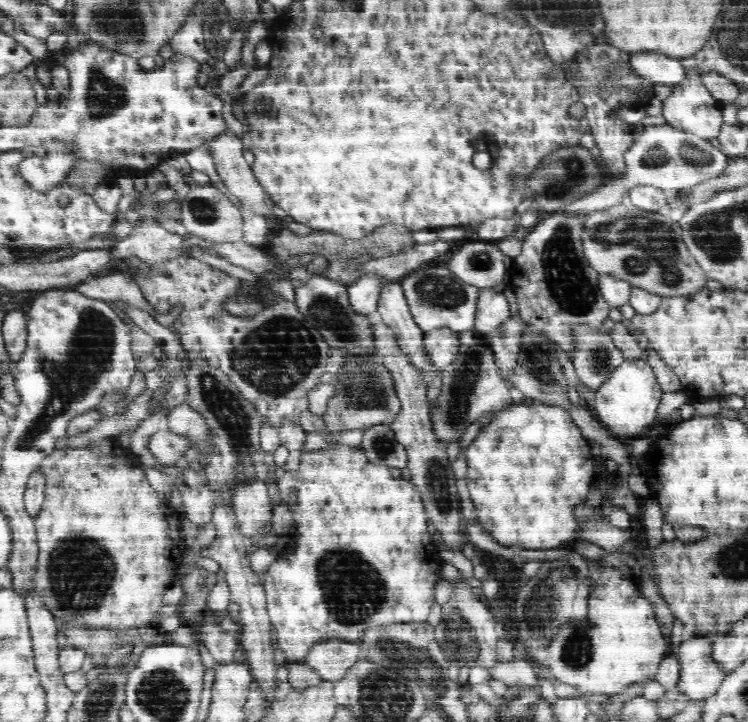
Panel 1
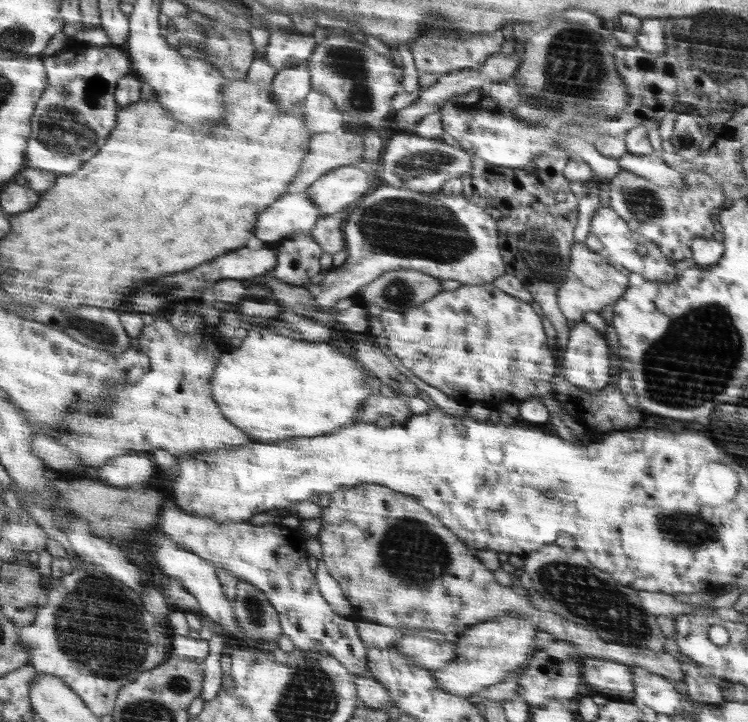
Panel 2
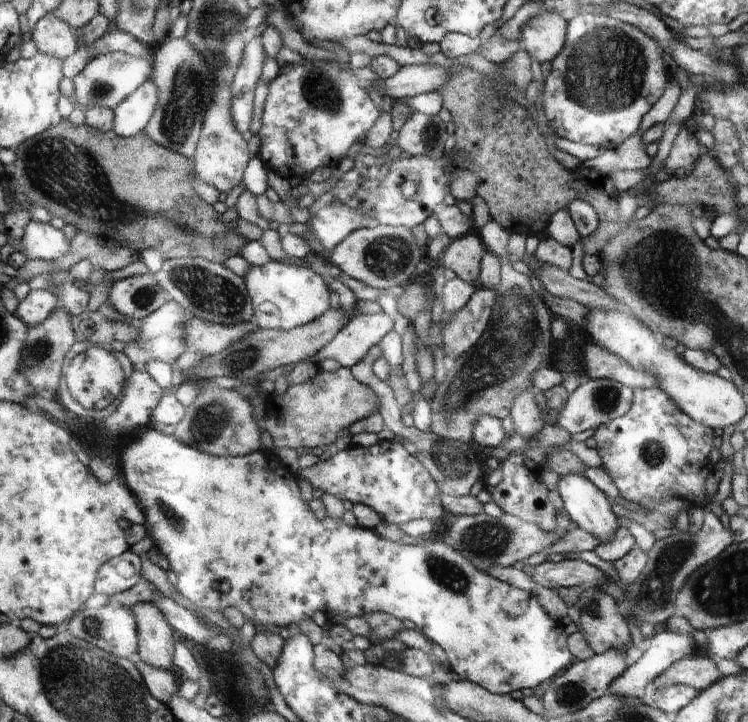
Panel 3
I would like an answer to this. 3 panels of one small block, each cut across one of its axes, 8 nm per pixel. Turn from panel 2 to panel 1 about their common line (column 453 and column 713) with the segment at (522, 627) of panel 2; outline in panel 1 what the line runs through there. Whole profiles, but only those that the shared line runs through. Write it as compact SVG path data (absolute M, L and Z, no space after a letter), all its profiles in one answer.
M695 635L679 648L679 689L691 700L704 700L716 694L728 673L712 658L712 636Z

